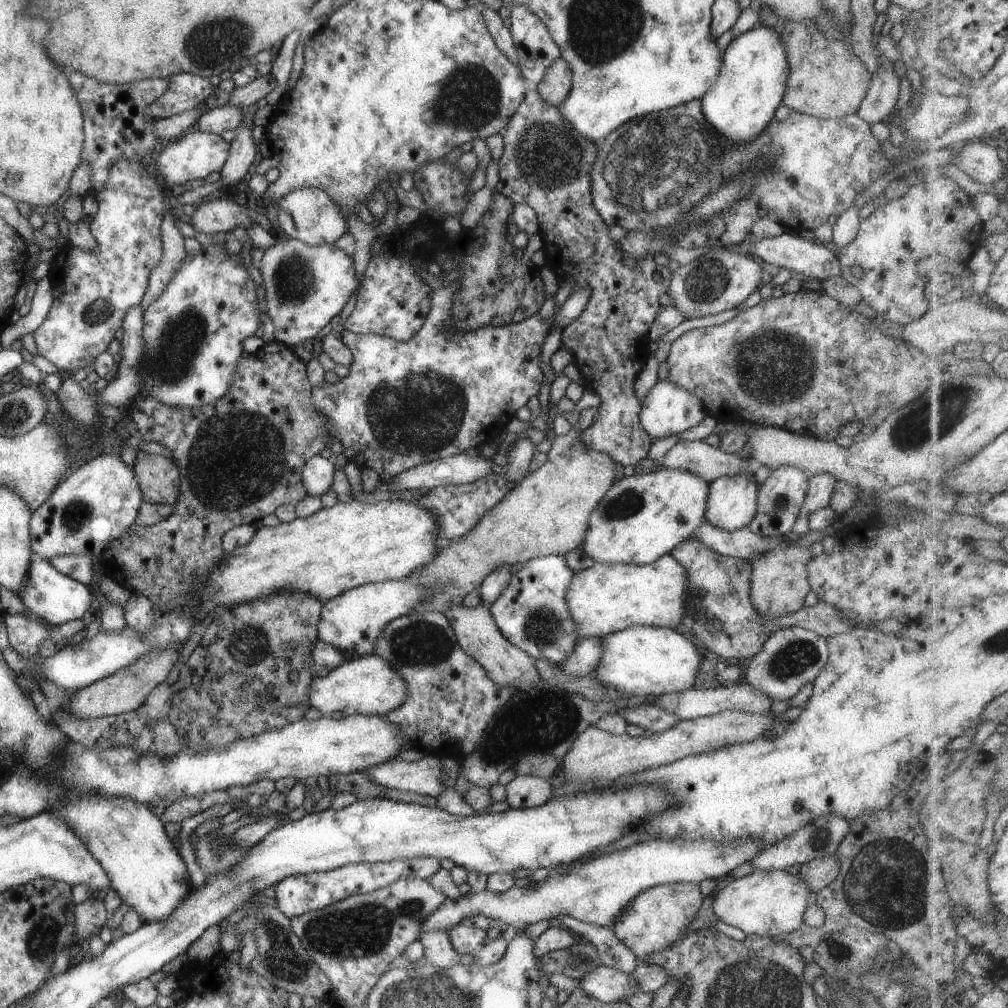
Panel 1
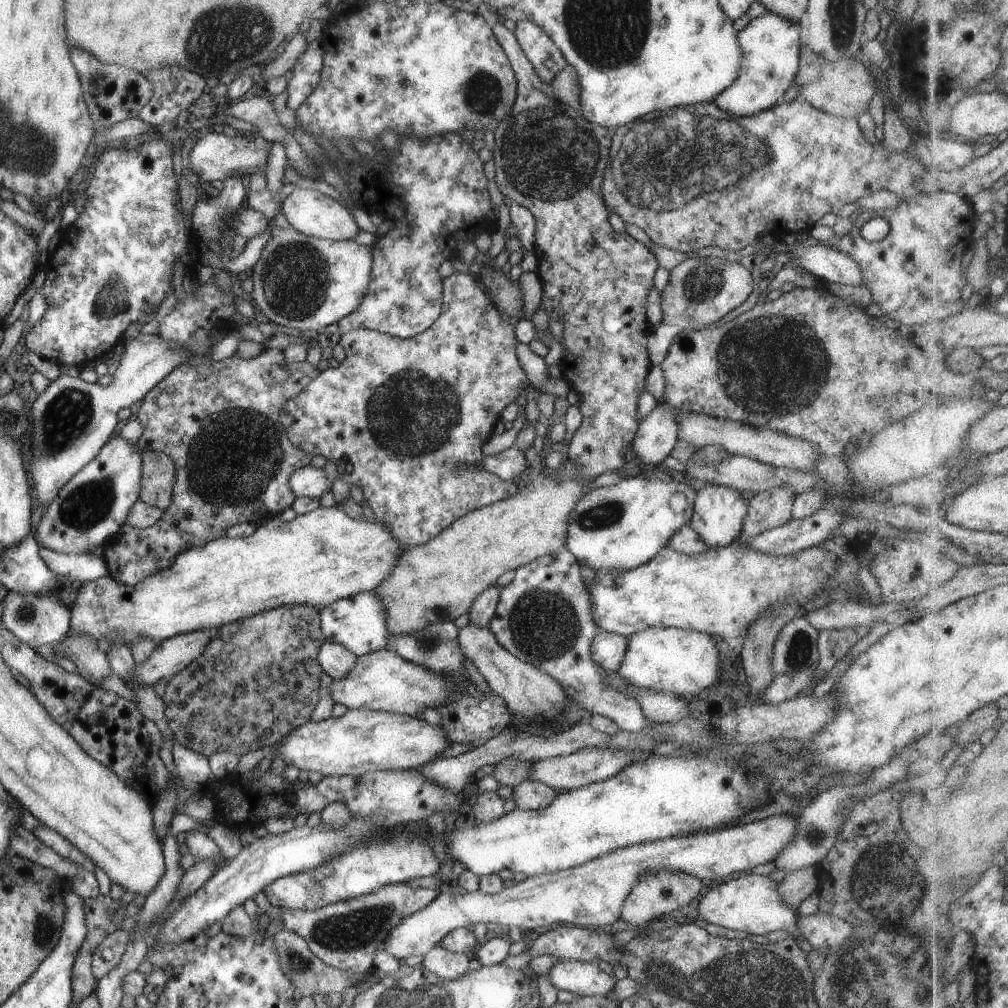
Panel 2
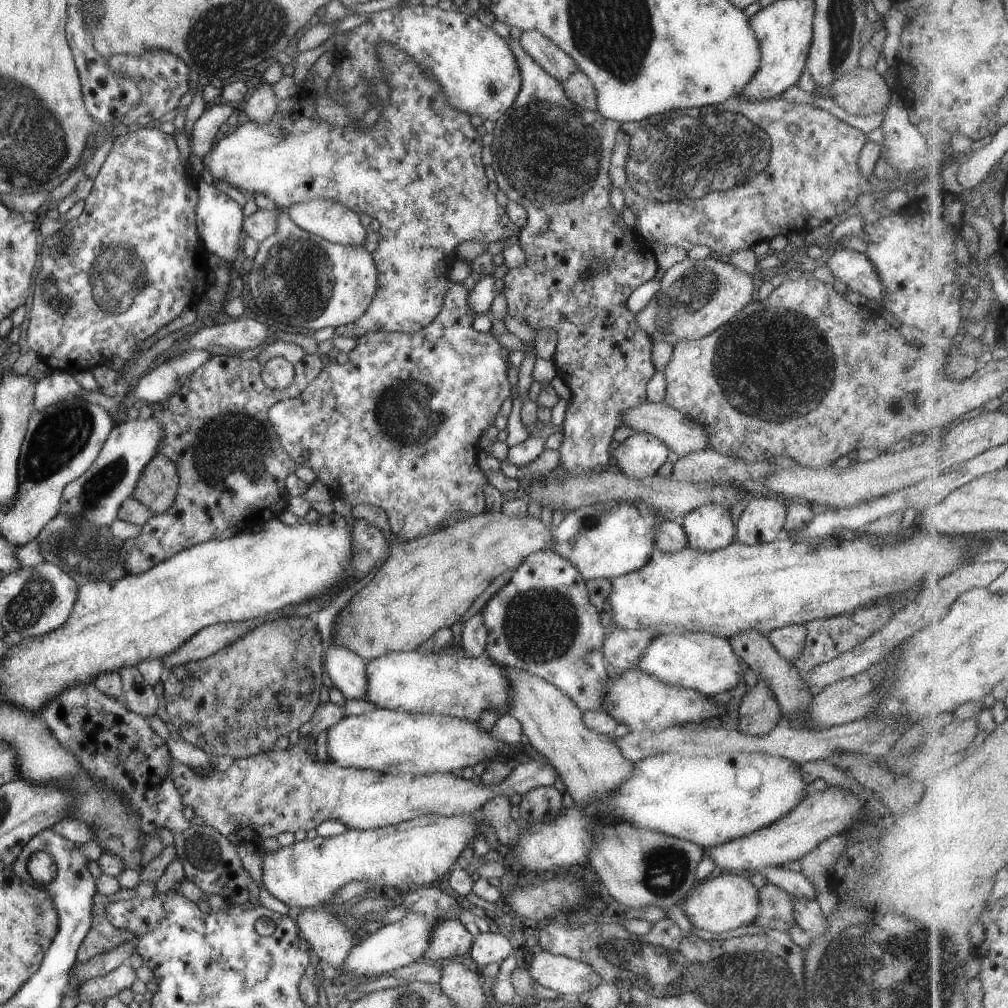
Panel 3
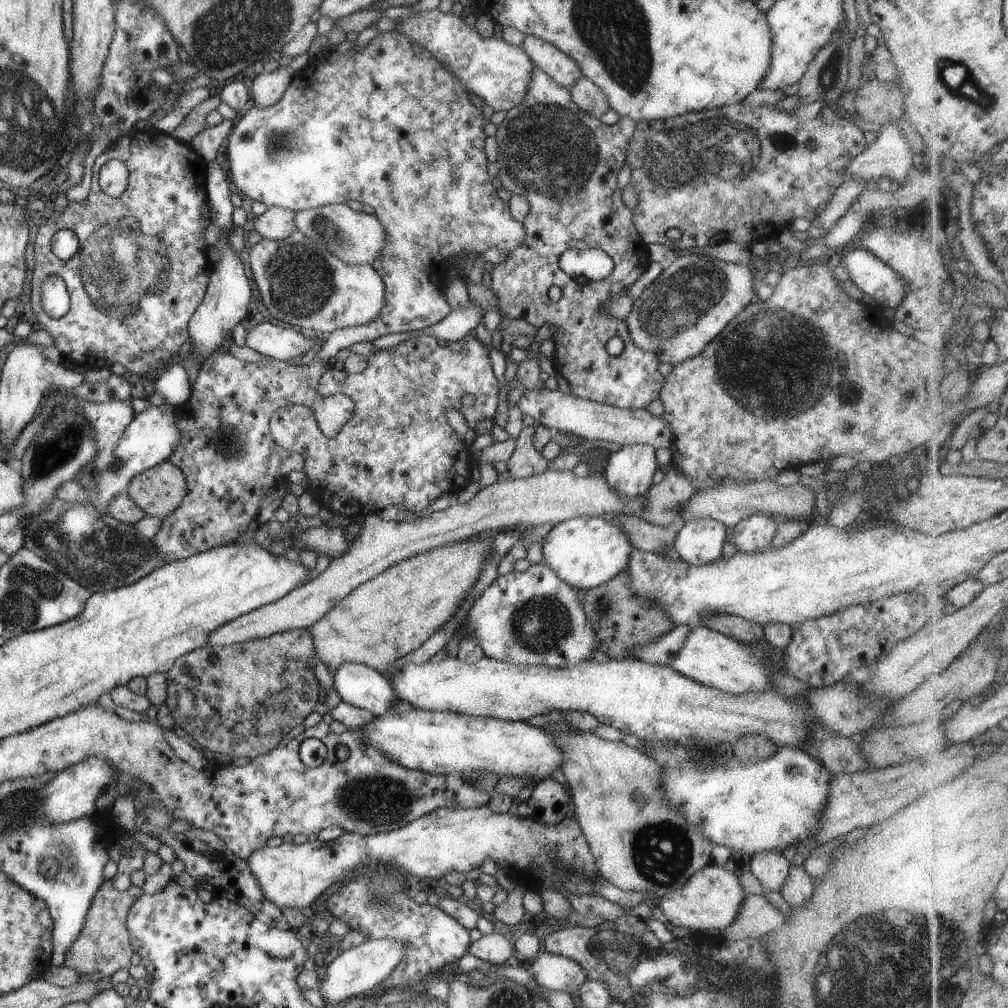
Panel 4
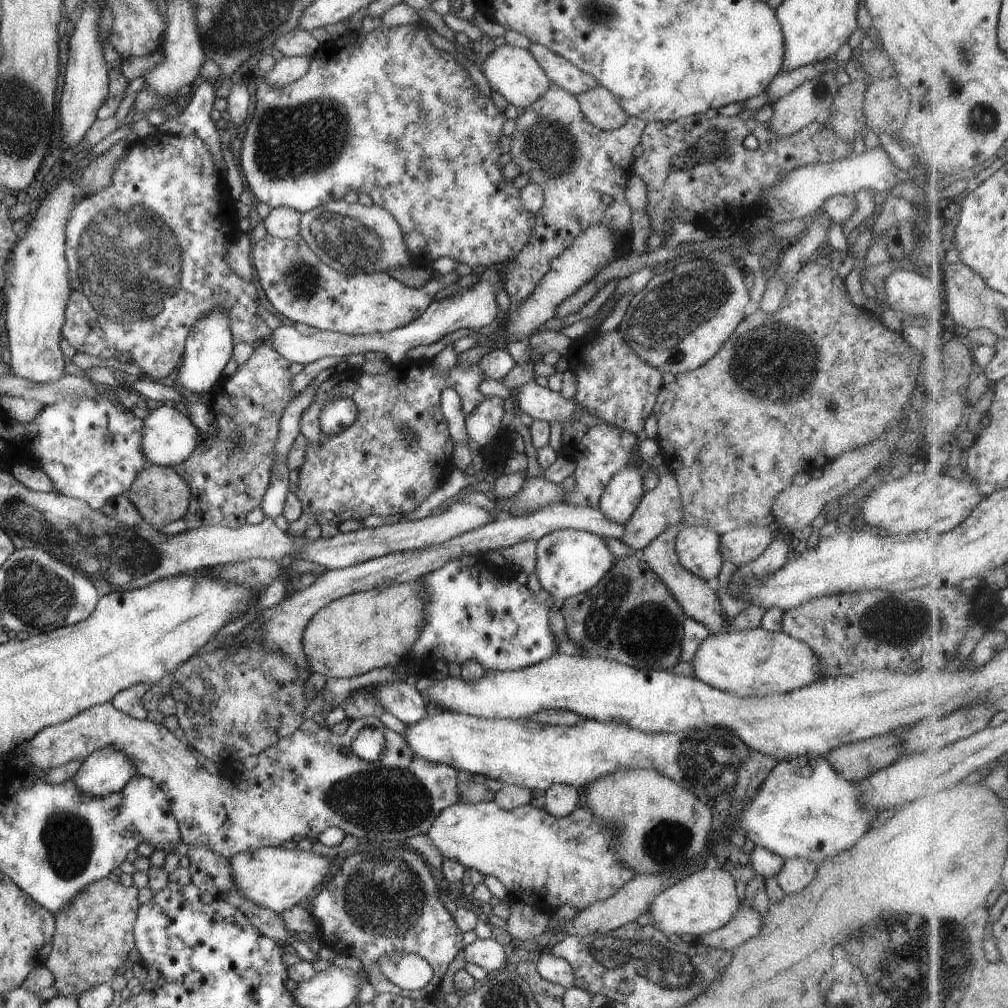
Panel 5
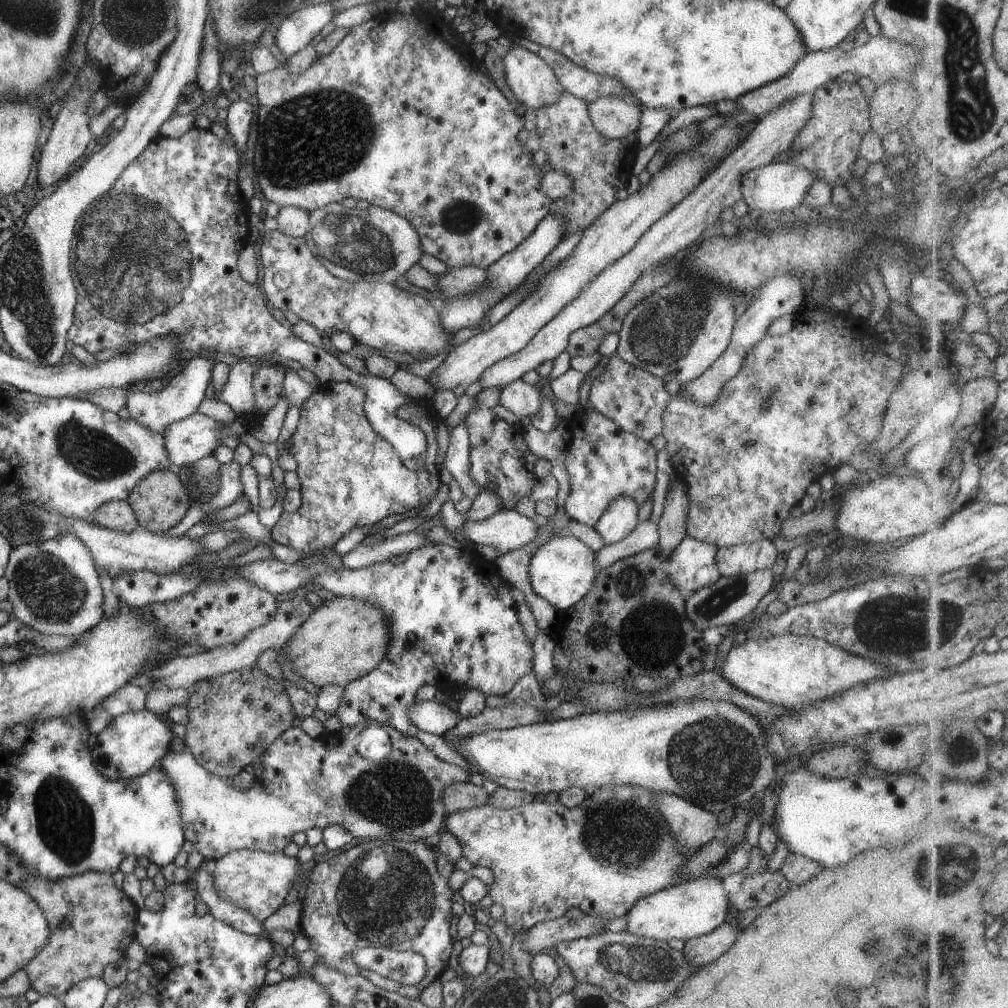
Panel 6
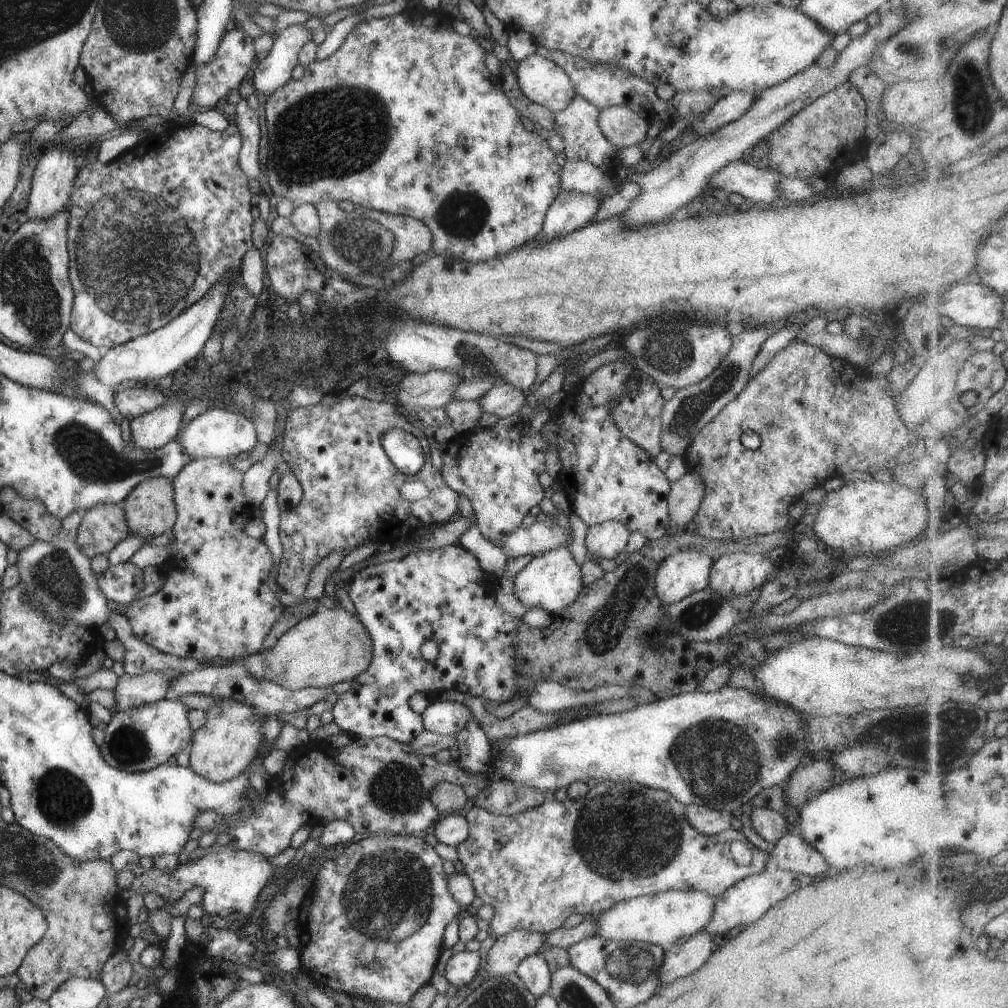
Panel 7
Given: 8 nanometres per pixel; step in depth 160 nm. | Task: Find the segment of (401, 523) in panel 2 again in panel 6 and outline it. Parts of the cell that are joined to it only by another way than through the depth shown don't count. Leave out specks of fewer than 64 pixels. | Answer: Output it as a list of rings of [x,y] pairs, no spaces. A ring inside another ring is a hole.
[[[347,382],[325,383],[311,393],[300,406],[298,423],[288,438],[287,448],[296,462],[294,472],[300,482],[300,505],[295,512],[282,512],[279,515],[270,529],[273,541],[303,553],[330,548],[355,526],[371,527],[389,514],[407,512],[426,499],[434,498],[440,480],[435,464],[437,445],[433,425],[440,418],[433,409],[431,399],[407,398],[407,403],[397,408],[399,418],[415,424],[426,436],[426,457],[422,467],[416,471],[407,470],[398,460],[392,446],[370,427],[364,411],[364,392],[359,387]]]

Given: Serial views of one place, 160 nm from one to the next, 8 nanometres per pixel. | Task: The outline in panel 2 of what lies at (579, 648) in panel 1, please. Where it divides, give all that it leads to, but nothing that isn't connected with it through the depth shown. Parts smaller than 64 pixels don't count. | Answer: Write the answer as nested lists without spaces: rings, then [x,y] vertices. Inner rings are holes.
[[[600,631],[589,644],[589,656],[605,672],[616,673],[627,648],[627,637]]]

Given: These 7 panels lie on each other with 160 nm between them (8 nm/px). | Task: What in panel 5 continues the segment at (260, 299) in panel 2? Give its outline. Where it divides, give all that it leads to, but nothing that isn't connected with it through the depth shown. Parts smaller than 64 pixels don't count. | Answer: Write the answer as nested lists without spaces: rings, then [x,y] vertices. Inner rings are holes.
[[[266,234],[254,241],[252,248],[251,266],[273,308],[295,324],[301,322],[321,331],[366,335],[405,326],[426,311],[439,290],[459,278],[450,271],[431,277],[419,288],[409,288],[385,271],[345,275],[319,260],[300,234],[288,239]]]

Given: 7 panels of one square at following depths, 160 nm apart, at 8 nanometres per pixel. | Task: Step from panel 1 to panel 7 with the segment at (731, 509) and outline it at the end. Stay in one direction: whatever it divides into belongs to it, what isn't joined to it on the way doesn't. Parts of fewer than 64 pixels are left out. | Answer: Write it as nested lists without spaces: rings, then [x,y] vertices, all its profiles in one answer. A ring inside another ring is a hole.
[[[691,549],[666,556],[655,573],[657,598],[668,605],[704,589],[708,586],[712,562],[708,554]]]

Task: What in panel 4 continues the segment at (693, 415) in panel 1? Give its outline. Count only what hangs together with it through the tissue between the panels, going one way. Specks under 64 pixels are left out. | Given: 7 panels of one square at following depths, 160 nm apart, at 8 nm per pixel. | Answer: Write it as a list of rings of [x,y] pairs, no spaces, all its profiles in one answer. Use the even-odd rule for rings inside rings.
[[[648,444],[622,445],[621,450],[611,453],[604,466],[603,477],[606,483],[623,499],[643,495],[651,486],[651,476],[658,468],[655,449]]]

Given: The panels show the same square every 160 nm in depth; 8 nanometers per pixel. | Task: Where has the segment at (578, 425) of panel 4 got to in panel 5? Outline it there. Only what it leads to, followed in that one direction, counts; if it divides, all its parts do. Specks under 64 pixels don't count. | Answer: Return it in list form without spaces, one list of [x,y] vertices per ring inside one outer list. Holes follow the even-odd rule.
[[[533,379],[515,389],[514,400],[523,414],[547,422],[556,420],[560,424],[568,421],[579,408],[586,410],[574,398],[566,399],[560,392],[537,385]]]

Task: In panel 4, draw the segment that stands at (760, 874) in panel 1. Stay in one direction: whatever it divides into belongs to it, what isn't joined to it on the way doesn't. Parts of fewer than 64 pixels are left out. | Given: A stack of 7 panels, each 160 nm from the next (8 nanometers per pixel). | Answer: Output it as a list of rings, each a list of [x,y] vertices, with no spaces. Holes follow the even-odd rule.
[[[707,863],[694,872],[681,888],[658,898],[656,906],[661,908],[663,916],[668,920],[667,925],[685,926],[700,933],[708,930],[718,933],[733,922],[745,896],[735,874],[723,869],[723,866]]]

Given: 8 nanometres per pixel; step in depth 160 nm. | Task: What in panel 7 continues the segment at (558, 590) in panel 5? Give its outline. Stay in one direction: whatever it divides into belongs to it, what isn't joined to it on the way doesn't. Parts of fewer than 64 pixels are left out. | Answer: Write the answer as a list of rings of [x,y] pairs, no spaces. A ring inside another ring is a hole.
[[[561,547],[532,557],[519,572],[516,572],[512,582],[513,596],[521,602],[525,610],[541,608],[554,615],[559,609],[574,601],[579,594],[582,587],[581,569],[571,558],[567,548]]]

